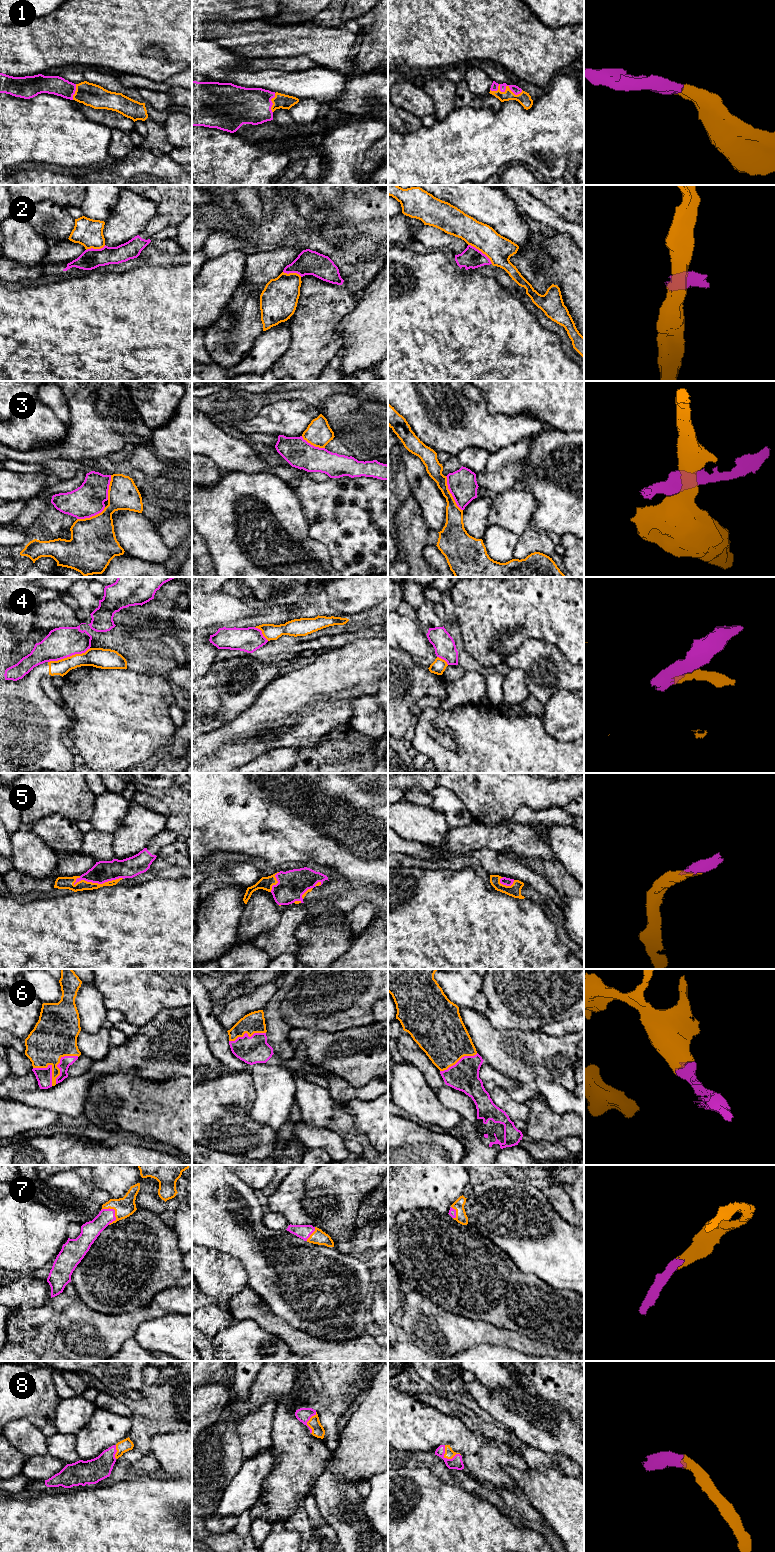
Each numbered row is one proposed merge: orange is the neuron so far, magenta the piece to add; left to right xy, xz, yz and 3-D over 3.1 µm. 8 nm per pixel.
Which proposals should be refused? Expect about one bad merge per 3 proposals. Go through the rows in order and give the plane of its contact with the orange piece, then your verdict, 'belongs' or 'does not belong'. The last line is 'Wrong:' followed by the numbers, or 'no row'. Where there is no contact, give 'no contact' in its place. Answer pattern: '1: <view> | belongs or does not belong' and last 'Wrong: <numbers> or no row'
1: yz | belongs
2: yz | does not belong
3: yz | does not belong
4: xy | does not belong
5: xy | belongs
6: xy | belongs
7: xy | belongs
8: yz | belongs
Wrong: 2, 3, 4

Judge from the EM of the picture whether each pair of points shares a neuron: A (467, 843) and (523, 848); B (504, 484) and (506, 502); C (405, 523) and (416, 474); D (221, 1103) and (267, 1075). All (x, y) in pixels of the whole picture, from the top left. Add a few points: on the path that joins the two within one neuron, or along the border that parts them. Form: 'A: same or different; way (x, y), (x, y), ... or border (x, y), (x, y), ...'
A: same; way (481, 839), (509, 839)
B: different; border (526, 490), (510, 489), (497, 493)
C: different; border (411, 493), (423, 515)
D: different; border (250, 1073), (255, 1088), (252, 1107)

